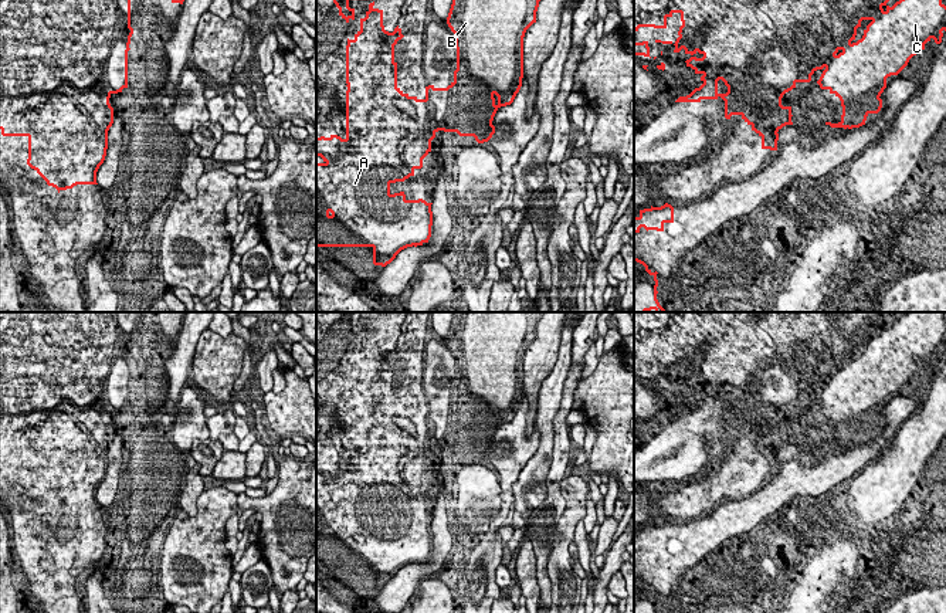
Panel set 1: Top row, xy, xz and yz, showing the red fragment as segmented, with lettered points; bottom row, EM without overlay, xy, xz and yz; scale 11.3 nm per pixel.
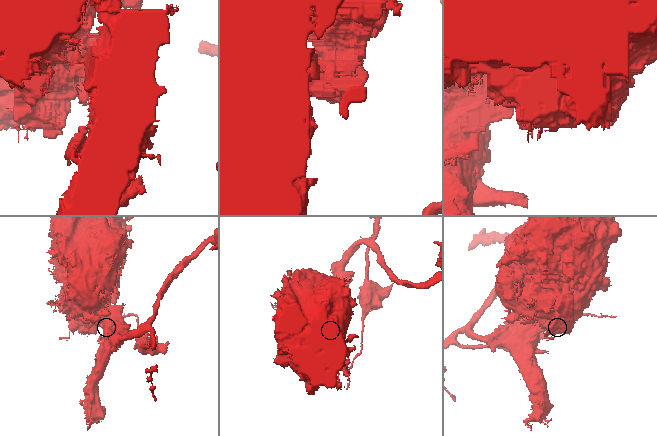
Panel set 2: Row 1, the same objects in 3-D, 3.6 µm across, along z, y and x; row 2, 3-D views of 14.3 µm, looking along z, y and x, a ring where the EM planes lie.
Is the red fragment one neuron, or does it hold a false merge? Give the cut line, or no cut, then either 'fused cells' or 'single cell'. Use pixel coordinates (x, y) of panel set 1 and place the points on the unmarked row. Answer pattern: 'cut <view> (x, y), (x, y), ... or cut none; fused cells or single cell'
cut xy (124, 356), (108, 378), (107, 405), (95, 409), (112, 433); fused cells

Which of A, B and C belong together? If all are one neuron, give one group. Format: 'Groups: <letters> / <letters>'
Groups: A C / B

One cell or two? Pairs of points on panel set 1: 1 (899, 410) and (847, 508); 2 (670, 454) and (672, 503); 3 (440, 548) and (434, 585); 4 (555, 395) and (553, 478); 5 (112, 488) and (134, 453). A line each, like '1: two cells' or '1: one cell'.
1: two cells
2: two cells
3: two cells
4: two cells
5: two cells

